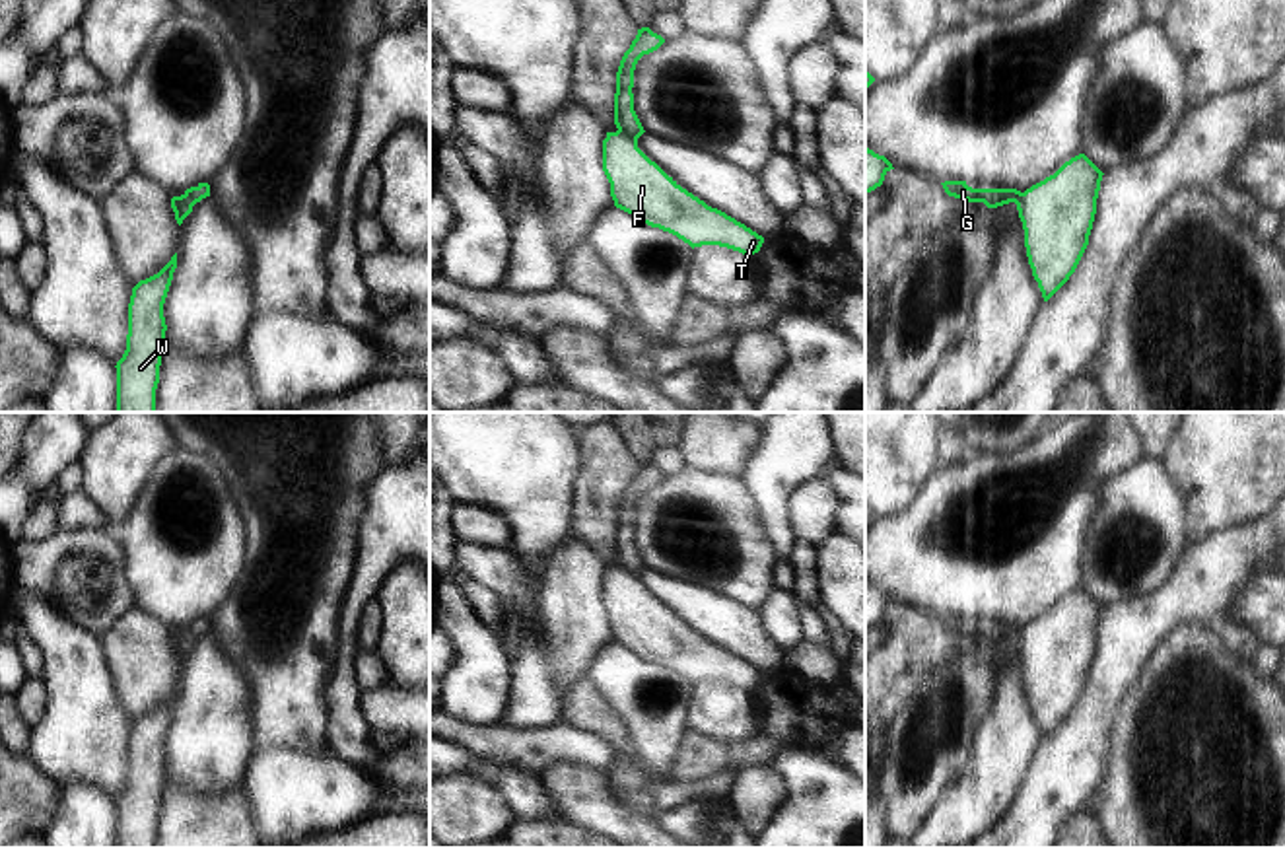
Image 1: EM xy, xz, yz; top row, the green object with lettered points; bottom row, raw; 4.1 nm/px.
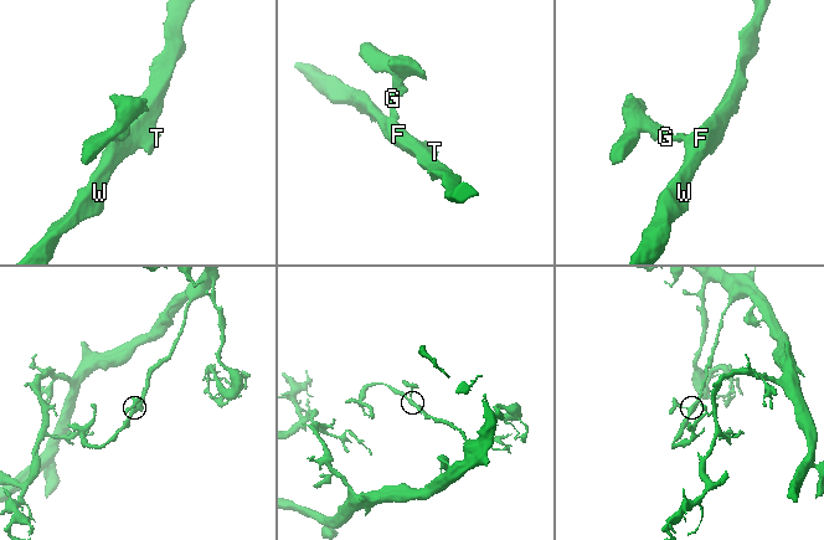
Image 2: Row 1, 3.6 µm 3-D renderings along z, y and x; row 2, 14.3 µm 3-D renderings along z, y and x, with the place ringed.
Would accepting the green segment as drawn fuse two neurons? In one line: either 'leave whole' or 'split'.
split

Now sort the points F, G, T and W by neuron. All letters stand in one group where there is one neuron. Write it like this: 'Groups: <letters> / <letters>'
Groups: F T W / G

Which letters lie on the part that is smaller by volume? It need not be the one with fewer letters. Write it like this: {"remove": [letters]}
{"remove": ["G"]}

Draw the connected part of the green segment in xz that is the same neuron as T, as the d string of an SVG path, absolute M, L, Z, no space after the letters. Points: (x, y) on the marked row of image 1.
M620 130L607 132L603 140L603 171L616 208L677 235L692 249L719 245L754 255L764 243L764 237L745 224L682 189L638 148L638 140Z

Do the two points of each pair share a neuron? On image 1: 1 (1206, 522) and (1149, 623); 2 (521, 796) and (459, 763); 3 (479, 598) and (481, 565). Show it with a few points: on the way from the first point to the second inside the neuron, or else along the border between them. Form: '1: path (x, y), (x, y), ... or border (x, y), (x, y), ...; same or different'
1: border (1237, 526), (1215, 531), (1190, 547); different
2: path (506, 780), (475, 765); same
3: border (455, 563), (494, 598); different

